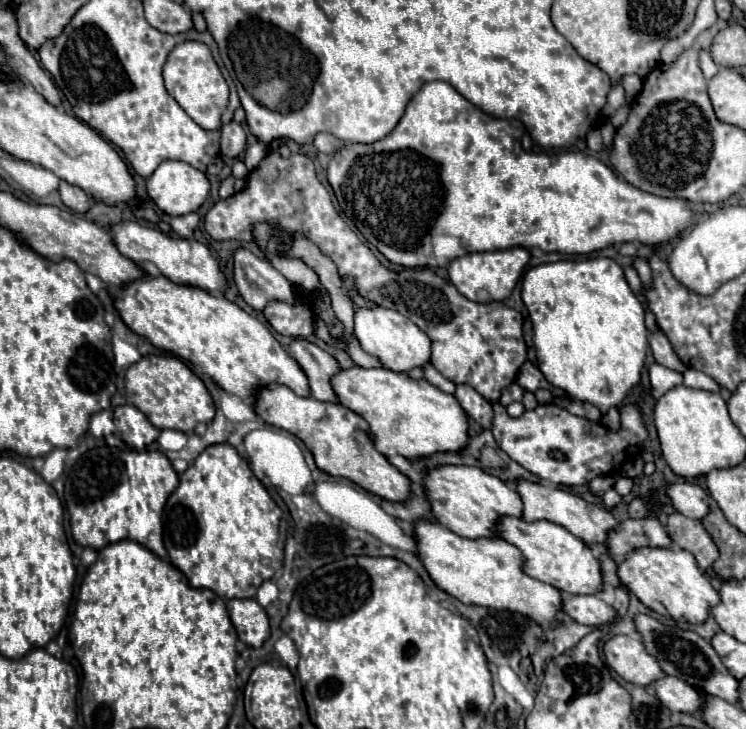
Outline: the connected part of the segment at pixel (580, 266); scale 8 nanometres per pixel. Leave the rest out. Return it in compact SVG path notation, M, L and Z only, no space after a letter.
M610 258L560 260L560 262L552 262L552 264L540 264L540 266L530 268L524 274L524 280L522 280L522 300L524 300L524 304L526 304L528 312L530 312L530 318L532 318L532 340L534 340L534 348L536 348L536 356L538 356L538 368L544 374L544 378L552 386L562 388L570 398L576 398L576 400L582 400L582 402L588 402L588 404L600 408L602 414L606 414L608 408L614 408L614 406L618 408L624 402L624 398L630 394L630 390L640 382L644 360L646 360L646 352L648 352L648 330L644 326L644 314L646 312L644 312L640 300L630 290L628 282L624 278L622 268L614 260L610 260Z

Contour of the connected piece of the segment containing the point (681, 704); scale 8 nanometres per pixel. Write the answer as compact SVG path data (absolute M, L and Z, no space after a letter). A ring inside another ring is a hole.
M662 676L652 682L656 698L672 712L698 712L704 694L674 676Z

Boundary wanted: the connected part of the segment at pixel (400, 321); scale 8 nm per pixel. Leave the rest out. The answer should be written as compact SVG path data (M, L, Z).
M382 306L358 308L354 314L354 334L360 340L364 352L378 356L388 370L406 372L430 362L430 338L396 310L388 310Z

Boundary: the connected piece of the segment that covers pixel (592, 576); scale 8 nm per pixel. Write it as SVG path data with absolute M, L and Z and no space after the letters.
M500 516L496 526L496 536L504 538L512 546L516 546L524 556L522 570L554 588L558 588L564 594L596 594L602 588L602 572L600 562L592 556L590 548L578 540L574 534L570 534L566 528L552 524L548 520L538 522L524 522L522 518L514 516Z

